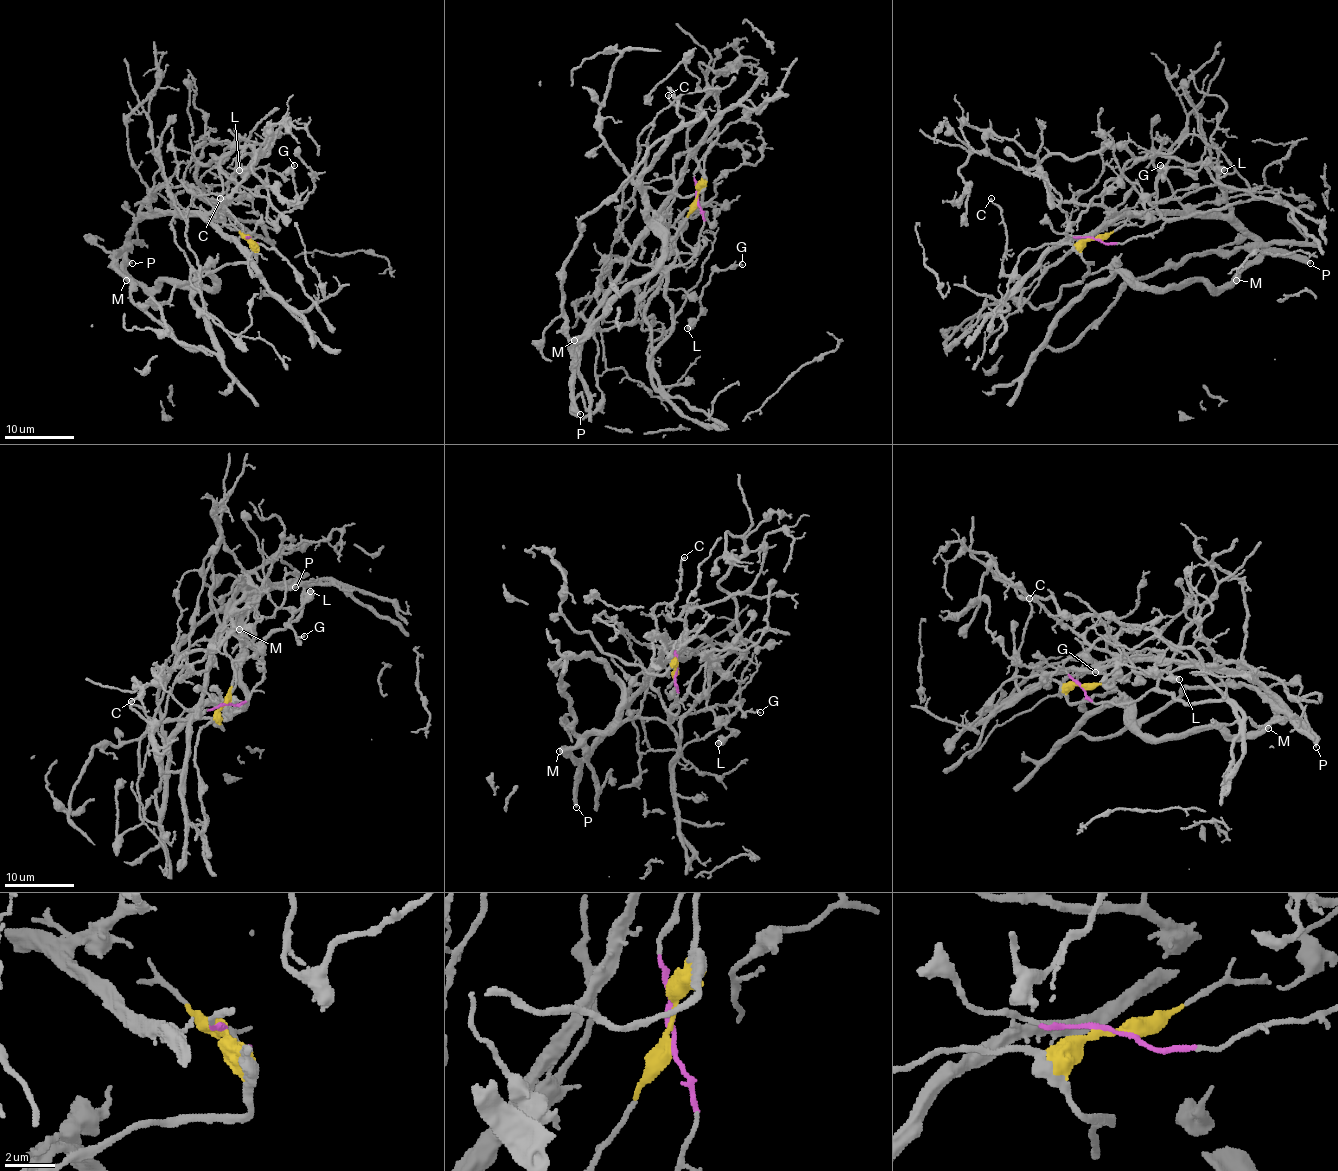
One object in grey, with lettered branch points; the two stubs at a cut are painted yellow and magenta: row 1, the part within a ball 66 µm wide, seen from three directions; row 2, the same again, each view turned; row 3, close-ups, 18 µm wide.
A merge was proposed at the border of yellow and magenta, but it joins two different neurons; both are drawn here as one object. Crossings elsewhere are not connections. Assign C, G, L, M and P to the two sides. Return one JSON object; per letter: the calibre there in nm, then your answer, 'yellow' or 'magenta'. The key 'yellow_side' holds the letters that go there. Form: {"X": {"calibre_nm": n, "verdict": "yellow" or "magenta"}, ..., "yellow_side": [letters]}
{"C": {"calibre_nm": 140, "verdict": "yellow"}, "G": {"calibre_nm": 140, "verdict": "magenta"}, "L": {"calibre_nm": 550, "verdict": "magenta"}, "M": {"calibre_nm": 550, "verdict": "yellow"}, "P": {"calibre_nm": 360, "verdict": "yellow"}, "yellow_side": ["C", "M", "P"]}

